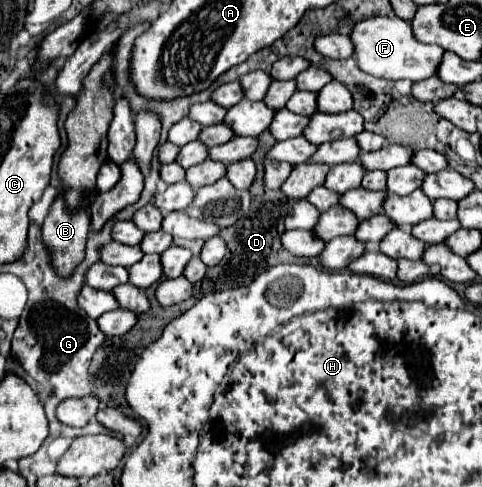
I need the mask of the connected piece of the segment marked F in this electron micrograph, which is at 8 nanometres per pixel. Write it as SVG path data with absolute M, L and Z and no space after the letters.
M372 16L368 20L356 22L350 32L350 40L354 44L354 58L360 70L386 80L408 78L418 82L430 78L436 74L436 62L440 62L440 54L444 54L440 46L416 42L416 38L412 38L410 24L396 16Z

